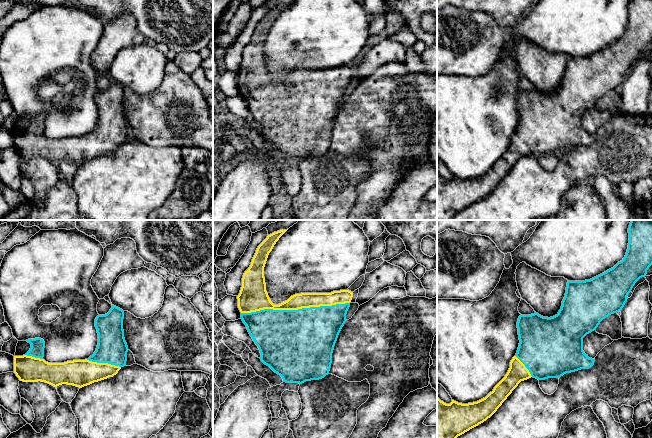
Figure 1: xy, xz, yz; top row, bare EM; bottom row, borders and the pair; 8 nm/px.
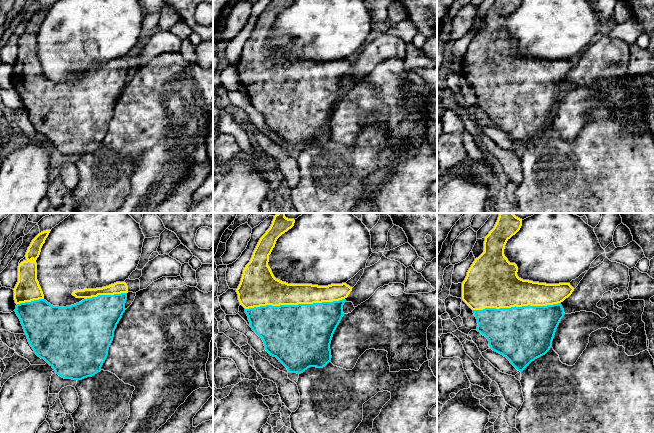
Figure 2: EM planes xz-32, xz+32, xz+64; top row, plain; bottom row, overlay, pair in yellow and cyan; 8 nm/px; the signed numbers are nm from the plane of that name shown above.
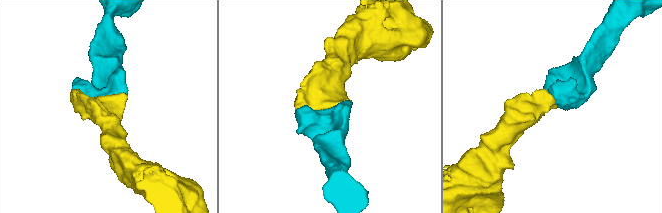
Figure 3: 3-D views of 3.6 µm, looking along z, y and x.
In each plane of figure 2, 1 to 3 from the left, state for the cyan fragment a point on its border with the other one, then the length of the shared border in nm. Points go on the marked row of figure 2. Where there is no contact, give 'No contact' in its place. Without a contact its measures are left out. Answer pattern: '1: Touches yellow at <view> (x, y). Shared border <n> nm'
1: Touches yellow at xz-32 (105, 294). Shared border 340 nm
2: Touches yellow at xz+32 (294, 304). Shared border 800 nm
3: Touches yellow at xz+64 (516, 306). Shared border 700 nm

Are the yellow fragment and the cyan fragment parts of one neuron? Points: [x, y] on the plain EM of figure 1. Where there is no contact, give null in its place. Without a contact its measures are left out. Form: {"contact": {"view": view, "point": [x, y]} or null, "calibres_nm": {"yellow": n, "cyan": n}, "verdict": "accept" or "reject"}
{"contact": {"view": "xz", "point": [295, 85]}, "calibres_nm": {"yellow": 130, "cyan": 500}, "verdict": "accept"}

